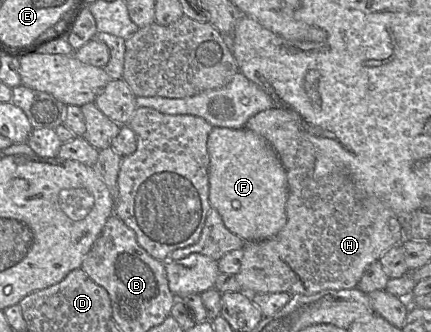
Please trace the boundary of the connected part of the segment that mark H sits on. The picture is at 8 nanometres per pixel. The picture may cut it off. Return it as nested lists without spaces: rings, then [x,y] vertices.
[[[280,107],[264,110],[252,116],[244,128],[265,138],[276,152],[286,171],[288,197],[285,207],[287,222],[282,230],[272,238],[246,242],[242,247],[241,267],[235,275],[241,292],[249,295],[286,292],[292,296],[357,288],[367,267],[405,239],[401,220],[377,197],[358,196],[351,178],[345,172],[335,171],[322,178],[314,177],[316,150],[295,111]]]

